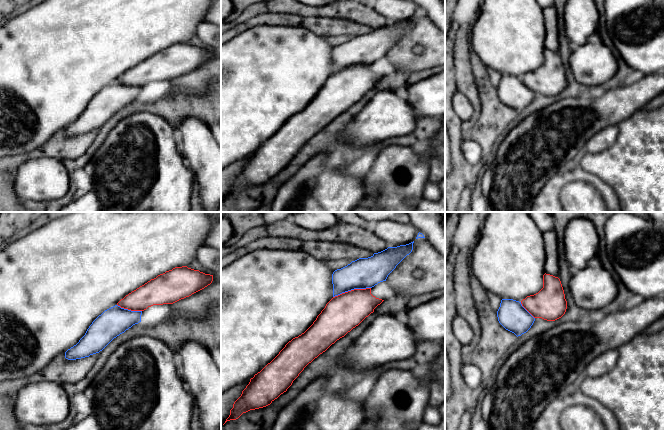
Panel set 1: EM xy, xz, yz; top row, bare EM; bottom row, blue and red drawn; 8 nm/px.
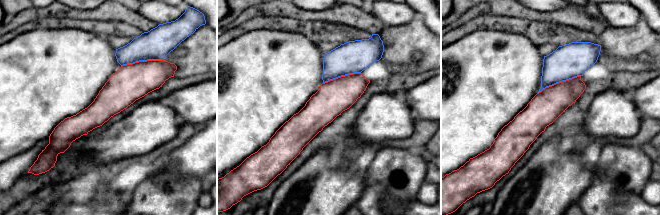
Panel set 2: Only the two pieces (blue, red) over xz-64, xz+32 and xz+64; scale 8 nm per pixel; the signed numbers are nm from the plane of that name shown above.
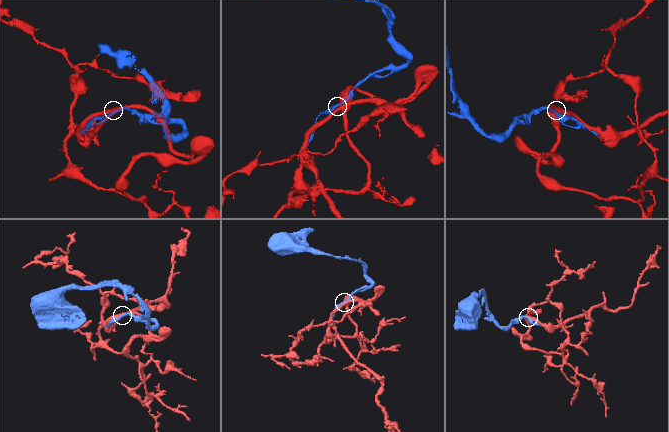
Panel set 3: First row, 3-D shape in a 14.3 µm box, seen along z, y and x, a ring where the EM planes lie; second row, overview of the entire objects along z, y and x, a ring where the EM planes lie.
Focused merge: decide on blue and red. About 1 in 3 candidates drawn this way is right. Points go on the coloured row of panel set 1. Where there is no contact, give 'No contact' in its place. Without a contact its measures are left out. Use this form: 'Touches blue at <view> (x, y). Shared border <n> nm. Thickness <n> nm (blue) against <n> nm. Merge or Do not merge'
Touches blue at xz (351, 289). Shared border 320 nm. Thickness 240 nm (blue) against 300 nm. Merge

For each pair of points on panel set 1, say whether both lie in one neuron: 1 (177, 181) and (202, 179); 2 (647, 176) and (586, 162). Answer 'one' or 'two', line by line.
1: two
2: one

